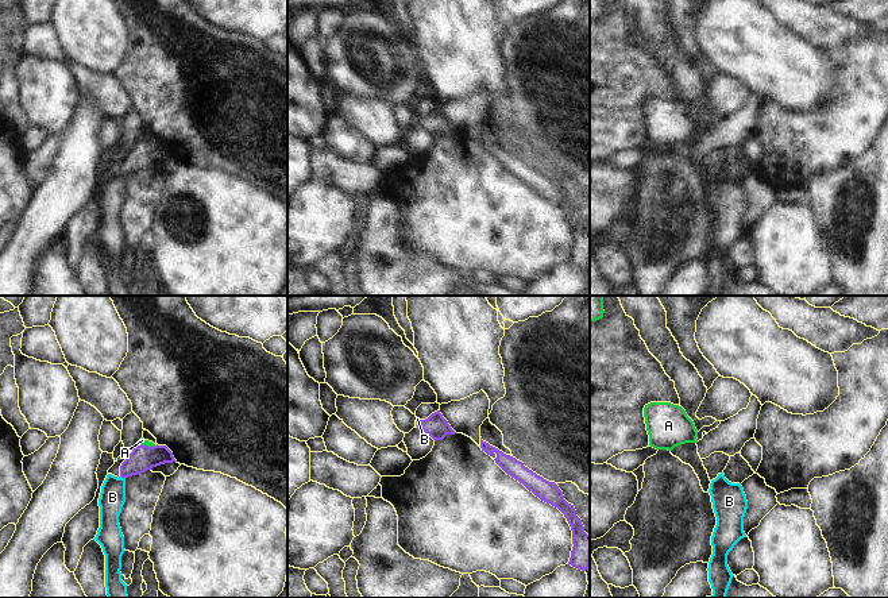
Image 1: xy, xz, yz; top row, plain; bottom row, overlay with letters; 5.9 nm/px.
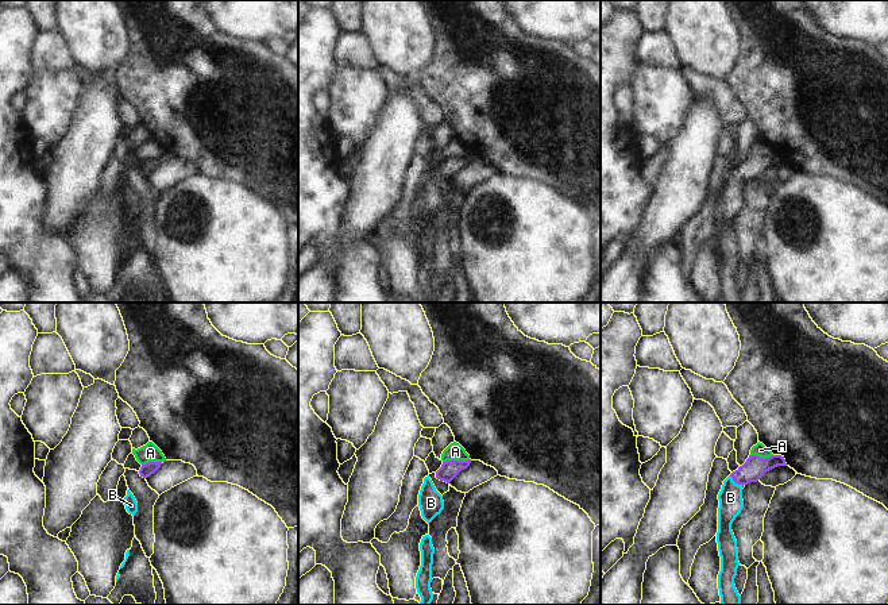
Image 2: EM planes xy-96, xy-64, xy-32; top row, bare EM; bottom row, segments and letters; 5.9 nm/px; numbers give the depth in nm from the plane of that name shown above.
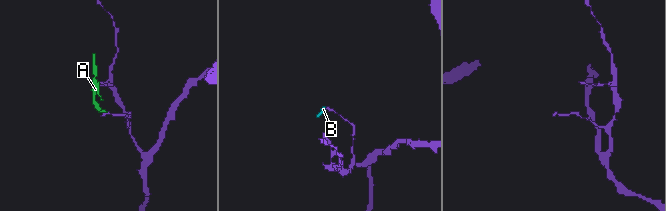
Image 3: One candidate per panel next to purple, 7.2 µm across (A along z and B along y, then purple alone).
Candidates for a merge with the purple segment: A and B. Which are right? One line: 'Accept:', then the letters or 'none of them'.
Accept: B

